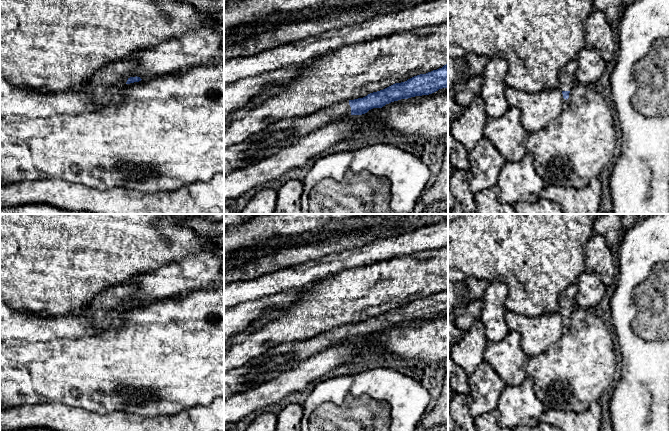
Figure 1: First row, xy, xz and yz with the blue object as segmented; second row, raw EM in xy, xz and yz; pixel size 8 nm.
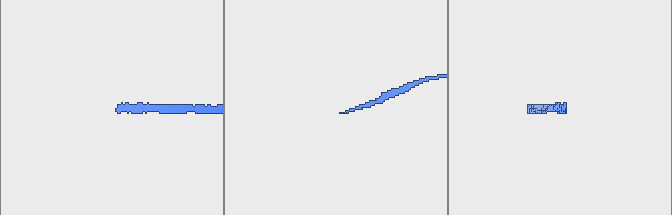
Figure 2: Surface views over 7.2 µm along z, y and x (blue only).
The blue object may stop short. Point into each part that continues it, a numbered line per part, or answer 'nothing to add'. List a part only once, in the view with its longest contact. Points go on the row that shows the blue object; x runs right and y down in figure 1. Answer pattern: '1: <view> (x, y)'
1: xz (281, 134)

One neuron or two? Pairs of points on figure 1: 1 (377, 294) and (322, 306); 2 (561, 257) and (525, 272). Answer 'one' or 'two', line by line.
1: one
2: one

